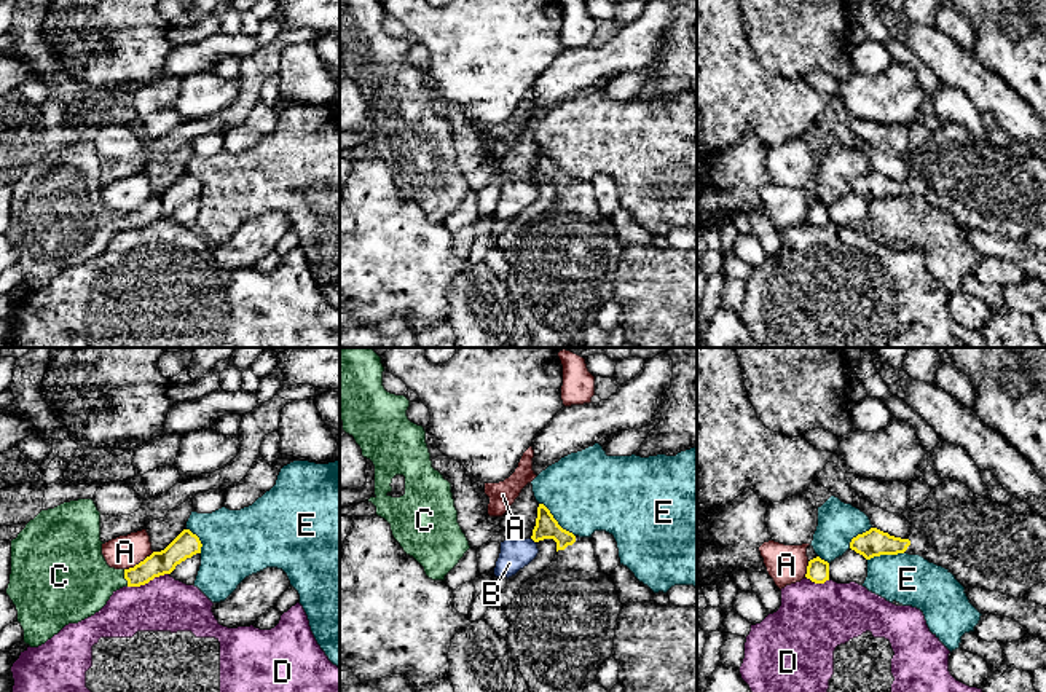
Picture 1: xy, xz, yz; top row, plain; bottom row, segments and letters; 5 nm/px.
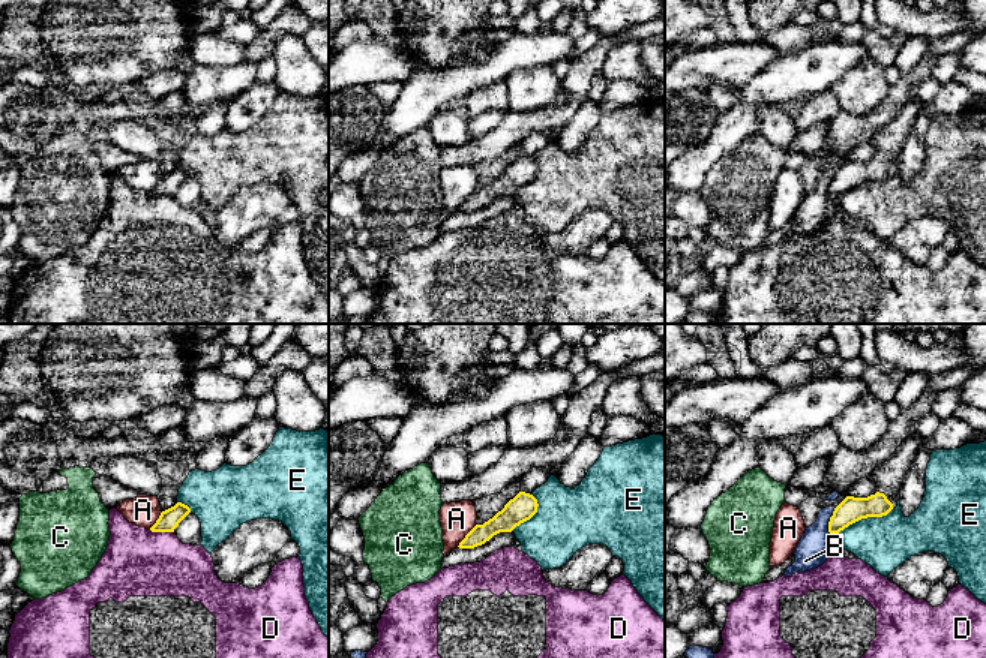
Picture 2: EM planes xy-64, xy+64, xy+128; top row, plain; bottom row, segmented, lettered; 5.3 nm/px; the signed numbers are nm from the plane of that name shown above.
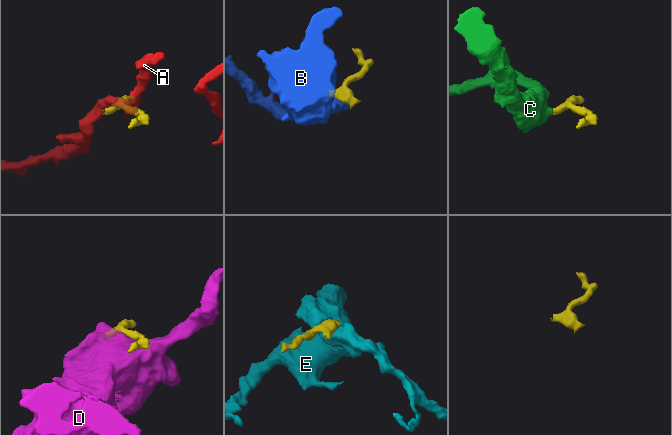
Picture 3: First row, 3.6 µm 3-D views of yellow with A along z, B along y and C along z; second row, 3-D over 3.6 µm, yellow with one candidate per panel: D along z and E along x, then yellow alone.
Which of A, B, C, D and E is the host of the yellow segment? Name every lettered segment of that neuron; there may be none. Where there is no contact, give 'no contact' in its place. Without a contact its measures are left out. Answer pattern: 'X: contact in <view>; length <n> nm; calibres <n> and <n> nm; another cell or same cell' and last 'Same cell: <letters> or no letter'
A: contact in xy; length 180 nm; calibres 130 and 170 nm; another cell
B: contact in xz; length 40 nm; calibres 110 and 160 nm; another cell
C: contact in xy; length 90 nm; calibres 120 and 360 nm; same cell
D: contact in xy; length 220 nm; calibres 120 and 280 nm; another cell
E: contact in xz; length 260 nm; calibres 110 and 420 nm; another cell
Same cell: C

